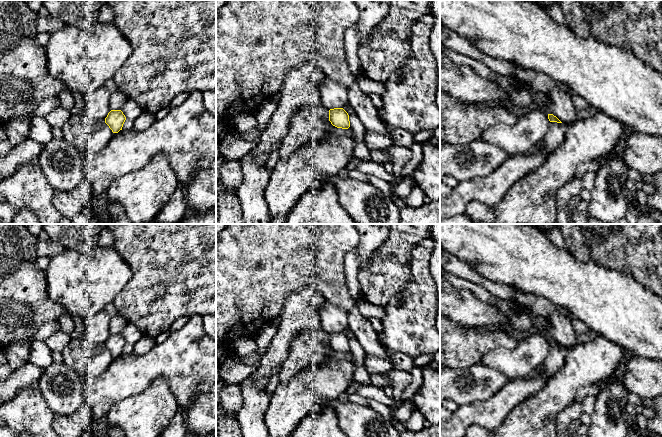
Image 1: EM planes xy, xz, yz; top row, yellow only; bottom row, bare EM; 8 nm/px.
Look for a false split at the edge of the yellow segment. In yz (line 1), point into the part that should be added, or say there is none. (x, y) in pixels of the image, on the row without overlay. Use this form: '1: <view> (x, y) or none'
1: none

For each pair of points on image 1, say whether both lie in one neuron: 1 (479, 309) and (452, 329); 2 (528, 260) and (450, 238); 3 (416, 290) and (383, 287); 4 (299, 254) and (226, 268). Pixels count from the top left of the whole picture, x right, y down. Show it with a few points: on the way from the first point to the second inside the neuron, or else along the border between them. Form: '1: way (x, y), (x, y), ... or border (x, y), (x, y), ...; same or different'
1: border (450, 318), (464, 326); different
2: way (509, 249), (504, 247), (495, 238), (469, 238); same
3: border (411, 267), (409, 283), (393, 295), (386, 305); different
4: way (281, 254), (264, 254), (250, 268), (244, 268); same

